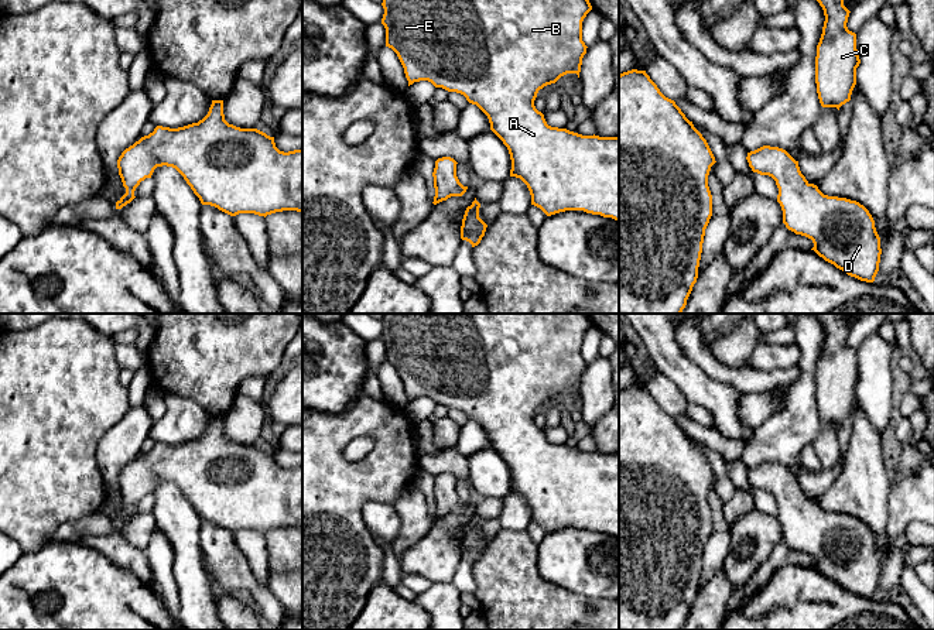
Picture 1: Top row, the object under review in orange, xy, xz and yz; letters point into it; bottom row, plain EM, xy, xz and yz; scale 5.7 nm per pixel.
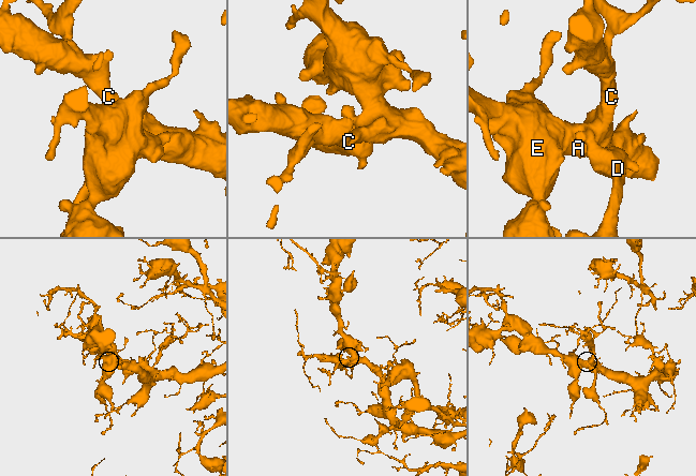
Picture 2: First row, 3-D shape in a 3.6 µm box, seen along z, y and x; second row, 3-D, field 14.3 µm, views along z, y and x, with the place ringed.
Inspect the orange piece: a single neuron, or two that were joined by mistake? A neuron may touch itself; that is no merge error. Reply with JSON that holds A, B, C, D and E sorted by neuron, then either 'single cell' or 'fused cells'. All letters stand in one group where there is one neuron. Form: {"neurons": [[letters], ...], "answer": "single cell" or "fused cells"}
{"neurons": [["A", "B", "C", "D", "E"]], "answer": "single cell"}

